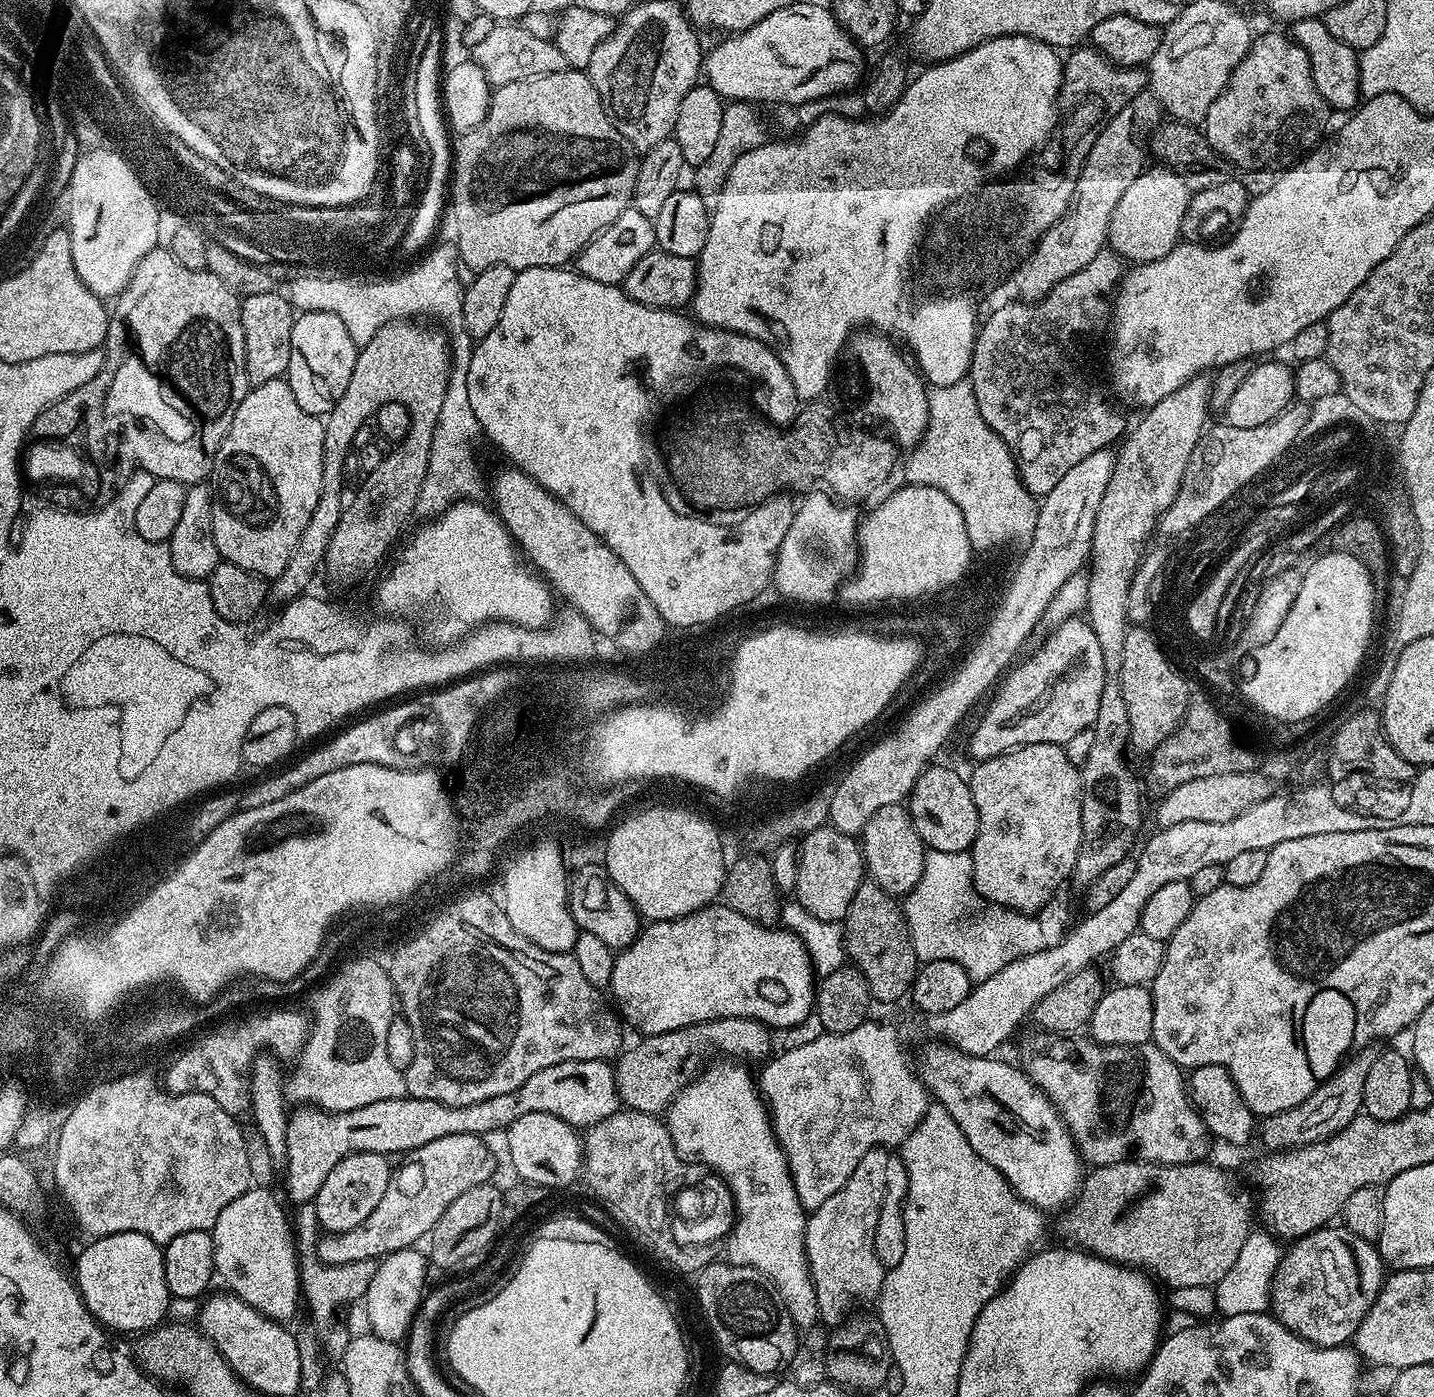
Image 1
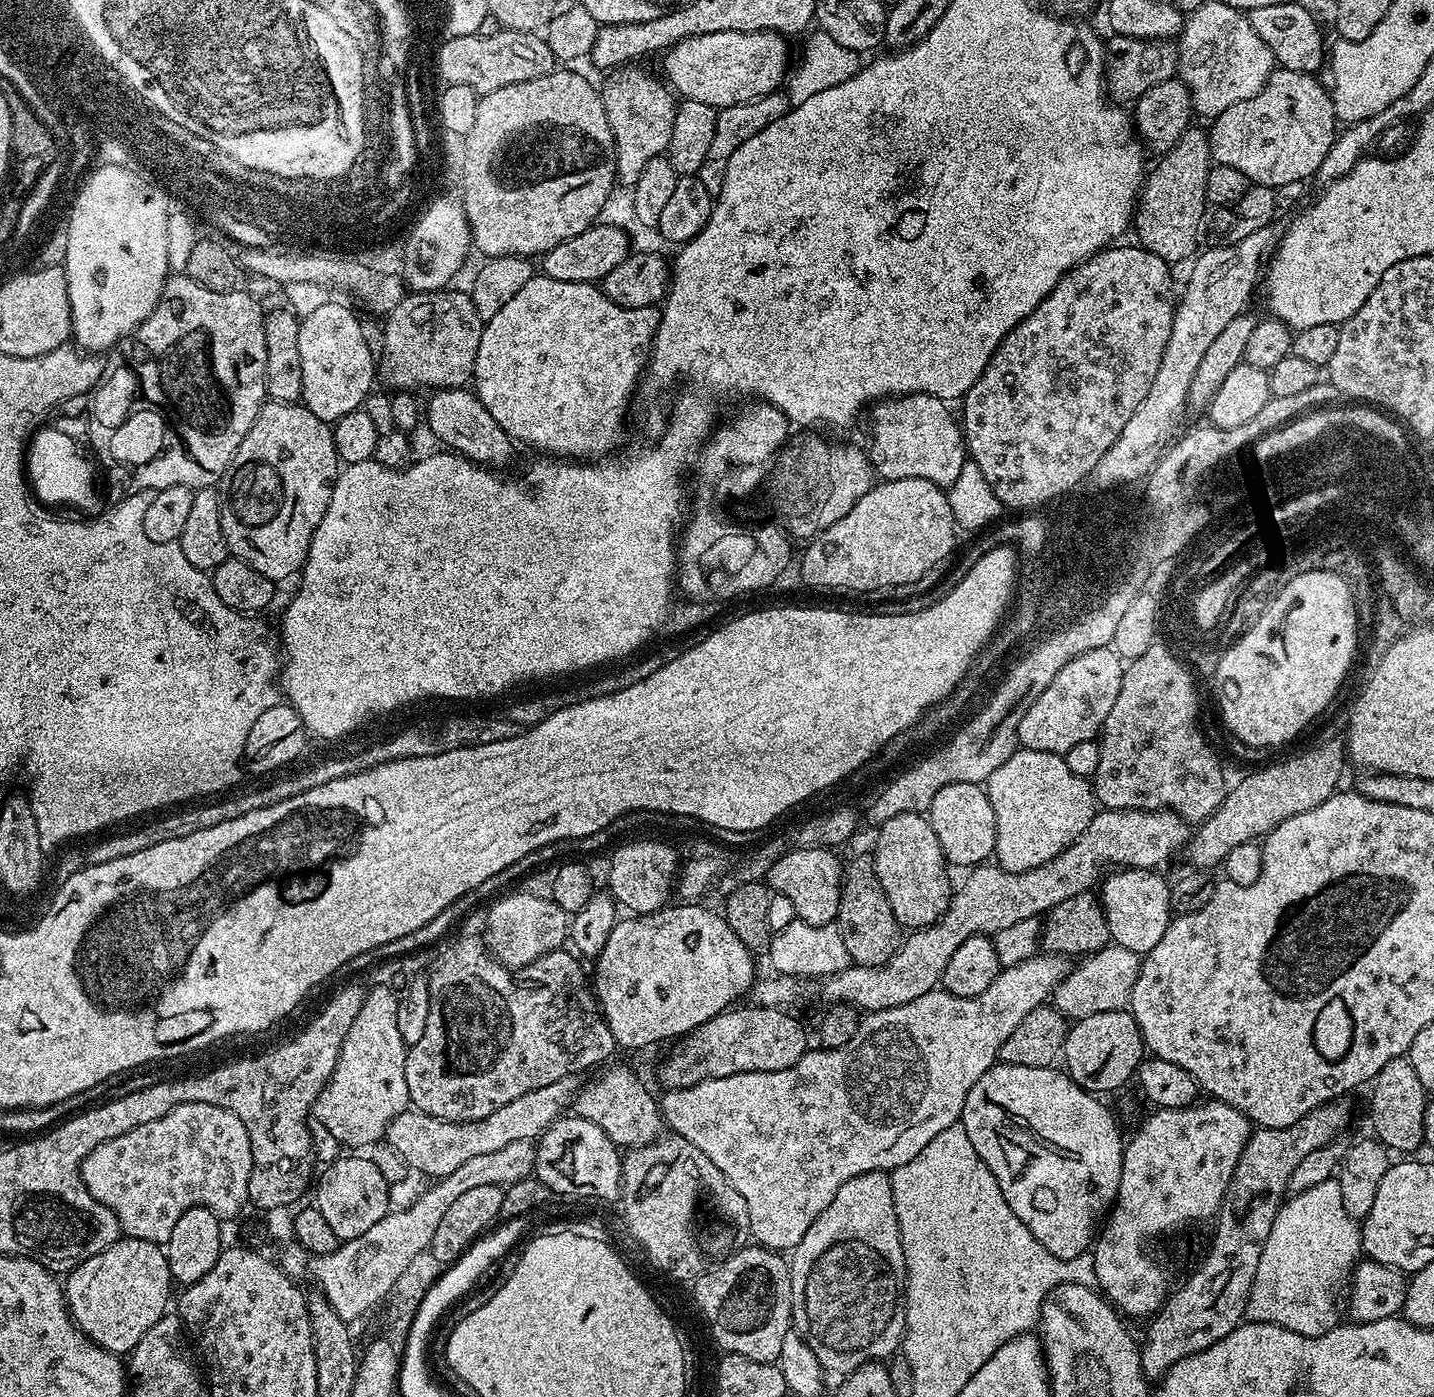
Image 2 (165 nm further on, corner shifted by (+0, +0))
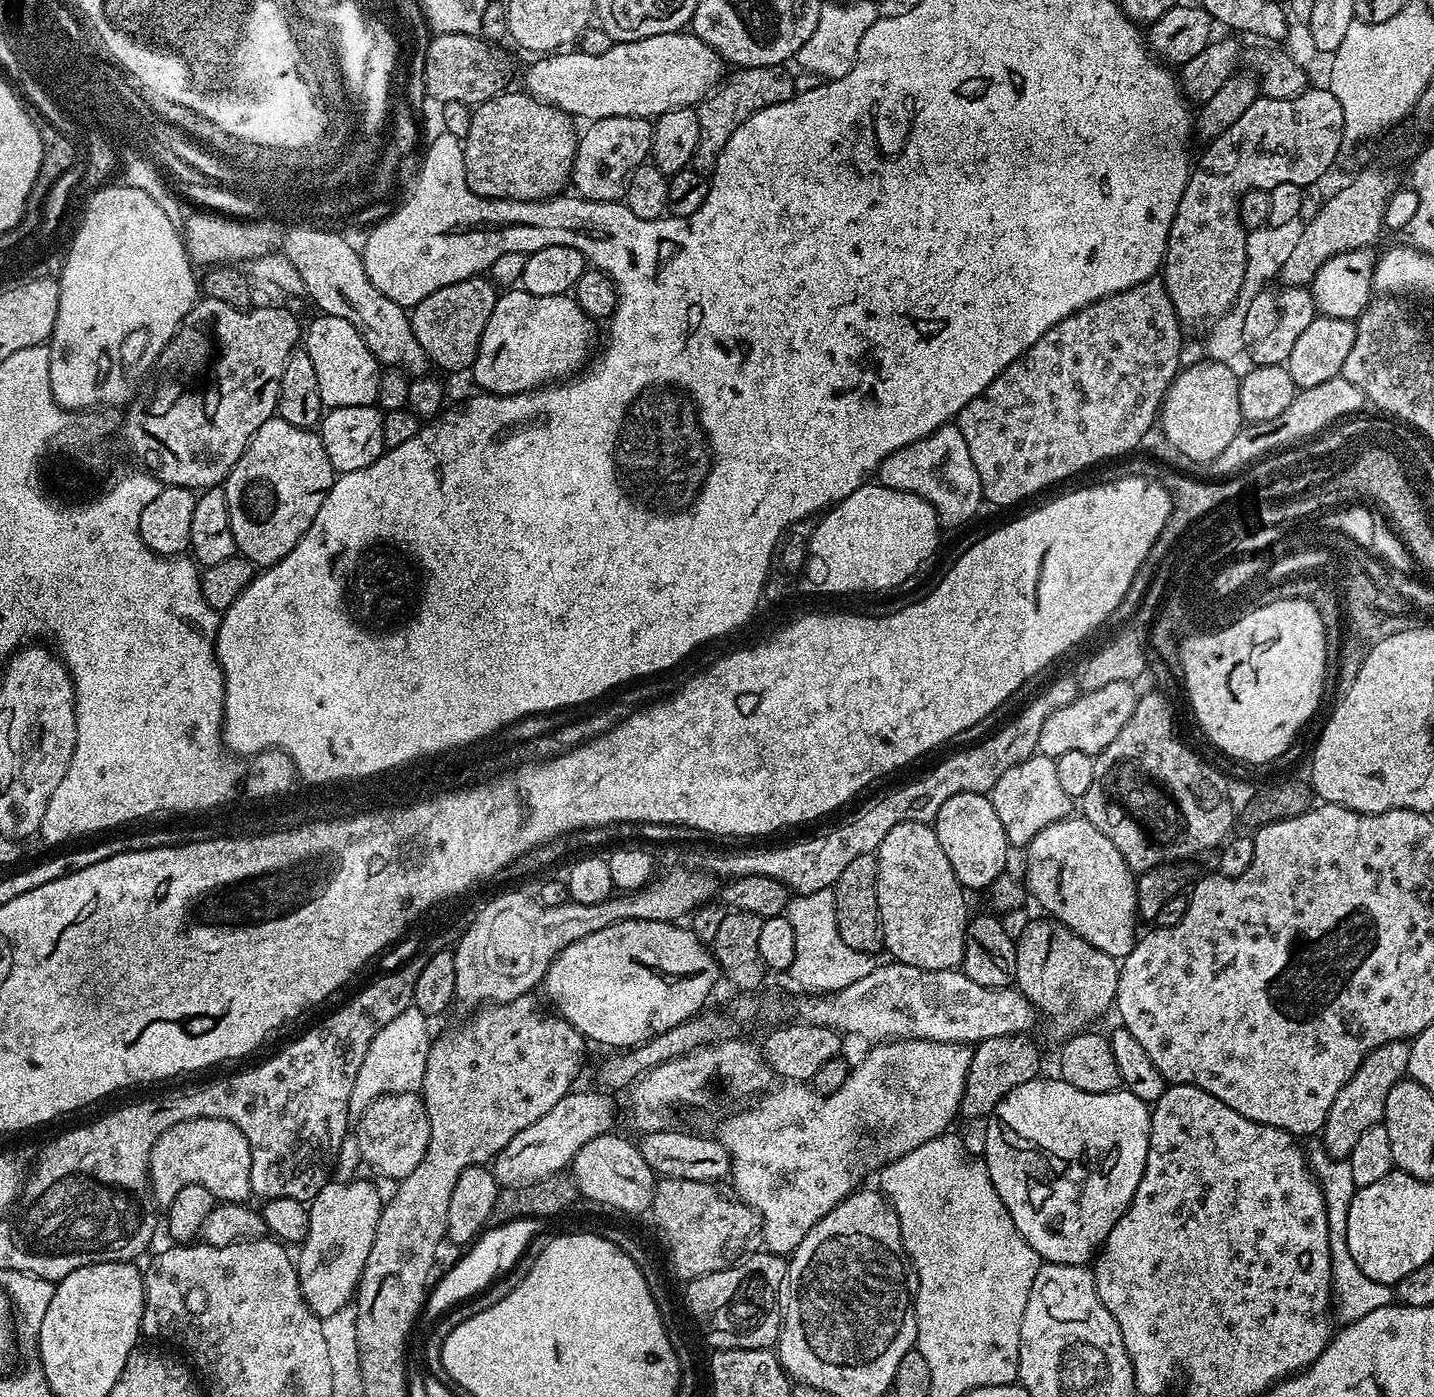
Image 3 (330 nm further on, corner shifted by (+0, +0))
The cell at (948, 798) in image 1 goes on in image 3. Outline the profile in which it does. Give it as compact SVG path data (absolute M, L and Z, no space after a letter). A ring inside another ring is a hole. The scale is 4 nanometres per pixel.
M963 792L946 798L942 810L938 810L934 827L938 846L942 846L942 854L950 858L950 866L965 890L991 889L992 883L1005 875L1010 845L1006 830L1002 830L1002 821L985 793Z

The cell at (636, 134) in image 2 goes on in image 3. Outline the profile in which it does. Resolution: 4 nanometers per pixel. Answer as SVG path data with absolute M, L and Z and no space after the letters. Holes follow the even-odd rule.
M611 116L591 121L576 142L570 181L575 195L607 204L623 201L628 176L639 164L649 159L652 151L652 126L653 121L642 116Z

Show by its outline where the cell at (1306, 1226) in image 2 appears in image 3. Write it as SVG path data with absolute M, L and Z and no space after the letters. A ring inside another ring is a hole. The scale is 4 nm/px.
M1323 1143L1307 1145L1308 1166L1313 1176L1320 1182L1324 1190L1326 1202L1326 1218L1330 1230L1330 1254L1332 1255L1332 1302L1334 1316L1341 1325L1352 1324L1358 1318L1366 1318L1373 1310L1382 1310L1382 1306L1393 1303L1394 1288L1391 1284L1374 1282L1374 1278L1366 1278L1362 1270L1358 1270L1358 1262L1354 1262L1354 1254L1350 1254L1350 1246L1346 1242L1346 1218L1350 1214L1350 1202L1356 1193L1354 1174L1350 1174L1347 1160L1334 1158Z

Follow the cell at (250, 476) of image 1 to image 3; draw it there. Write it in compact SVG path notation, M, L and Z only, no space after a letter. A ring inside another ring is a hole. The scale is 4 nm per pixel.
M273 418L262 422L252 435L248 449L242 454L239 462L232 467L232 472L222 487L226 494L226 506L230 510L230 530L234 530L234 542L239 555L251 560L253 565L261 569L271 568L310 530L310 522L314 522L314 514L318 514L318 506L332 489L332 481L338 473L330 466L330 458L326 458L326 450L322 446L319 435L315 431L290 426L290 422Z

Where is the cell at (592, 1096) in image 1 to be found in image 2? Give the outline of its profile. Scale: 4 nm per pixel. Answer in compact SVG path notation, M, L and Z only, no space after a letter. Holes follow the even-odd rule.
M607 1068L596 1074L601 1076L594 1077L577 1092L575 1115L586 1118L586 1122L594 1122L594 1126L602 1126L602 1130L606 1130L621 1149L631 1150L654 1142L666 1128L657 1097L648 1093L647 1086L630 1069Z

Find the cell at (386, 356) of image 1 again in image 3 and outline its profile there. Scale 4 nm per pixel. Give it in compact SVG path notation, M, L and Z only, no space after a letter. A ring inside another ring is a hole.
M483 275L471 276L462 282L442 286L442 290L434 290L434 294L422 298L422 302L411 309L414 338L418 338L422 350L426 350L435 367L437 364L448 372L471 369L478 354L482 330L486 330L486 322L490 322L497 295L497 285L491 279Z

